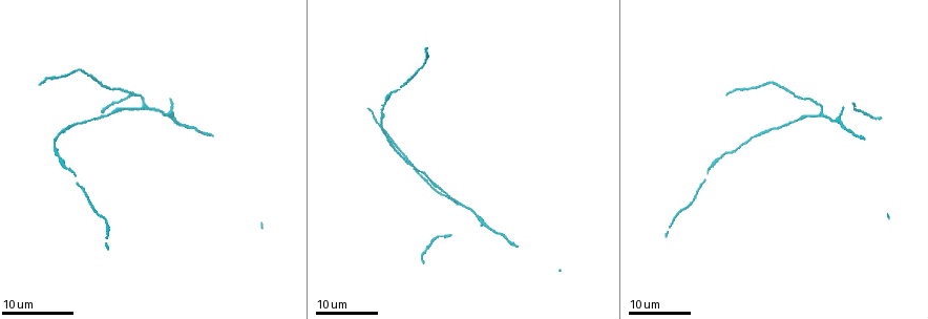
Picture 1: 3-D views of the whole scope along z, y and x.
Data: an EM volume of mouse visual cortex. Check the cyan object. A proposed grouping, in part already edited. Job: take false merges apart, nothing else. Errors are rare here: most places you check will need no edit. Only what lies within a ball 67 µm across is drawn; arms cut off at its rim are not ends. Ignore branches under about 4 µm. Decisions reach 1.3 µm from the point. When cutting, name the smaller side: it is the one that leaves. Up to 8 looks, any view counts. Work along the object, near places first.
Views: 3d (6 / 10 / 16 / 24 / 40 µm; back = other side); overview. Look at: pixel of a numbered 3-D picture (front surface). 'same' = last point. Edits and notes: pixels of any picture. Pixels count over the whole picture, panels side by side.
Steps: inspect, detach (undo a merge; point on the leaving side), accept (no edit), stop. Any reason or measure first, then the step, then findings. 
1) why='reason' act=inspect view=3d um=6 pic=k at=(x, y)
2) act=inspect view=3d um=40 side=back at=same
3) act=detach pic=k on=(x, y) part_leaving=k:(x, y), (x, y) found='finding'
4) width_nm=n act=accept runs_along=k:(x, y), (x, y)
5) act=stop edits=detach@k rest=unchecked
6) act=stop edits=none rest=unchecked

why='sudden change in width' act=inspect view=3d um=24 pic=1 at=(768, 131)

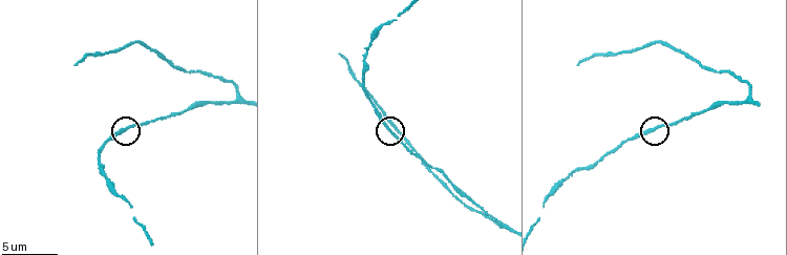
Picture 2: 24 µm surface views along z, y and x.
why='zoom in' act=inspect view=3d um=10 pic=2 at=(124, 127)

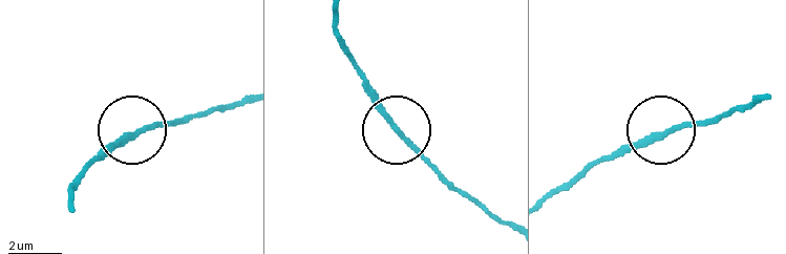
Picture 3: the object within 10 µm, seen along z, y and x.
why='from behind' act=inspect view=3d um=10 side=back pic=3 at=(400, 131)

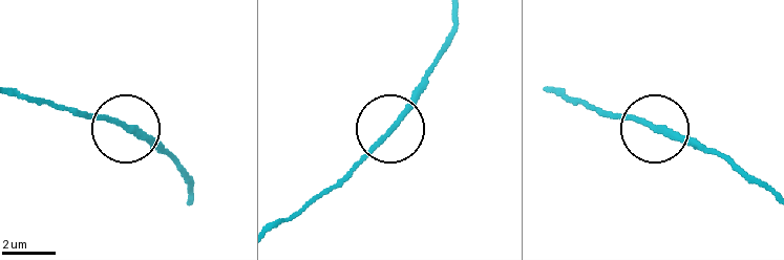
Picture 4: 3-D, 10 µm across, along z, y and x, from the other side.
act=accept runs_along=4:(14, 92), (115, 118), (161, 148) found='all the same neuron'

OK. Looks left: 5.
why='sudden change in width' act=inspect view=3d um=6 pic=2 at=(742, 103)

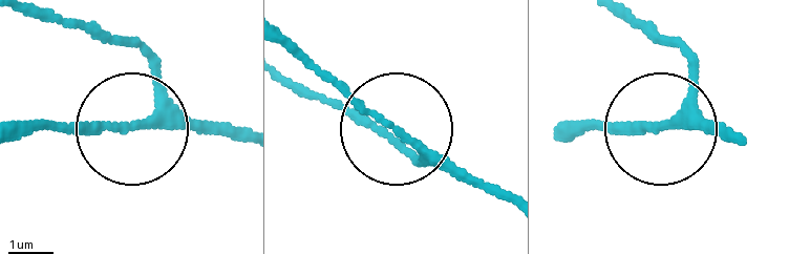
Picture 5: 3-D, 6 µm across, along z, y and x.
width_nm=150 act=accept runs_along=5:(568, 136), (598, 125), (722, 125) found='continuous, no second neuron'

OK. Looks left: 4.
why='calibre changes' act=inspect view=3d um=10 pic=2 at=(364, 78)

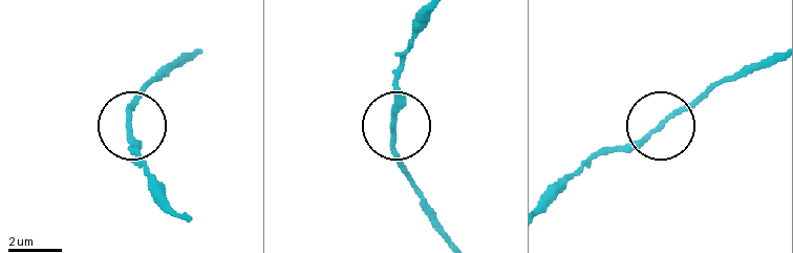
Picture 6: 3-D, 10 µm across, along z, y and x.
act=accept runs_along=6:(450, 238), (393, 144), (393, 76), (400, 58) found='all the same neuron'

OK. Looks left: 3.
why='sudden change in width' act=inspect view=3d um=6 pic=2 at=(545, 197)

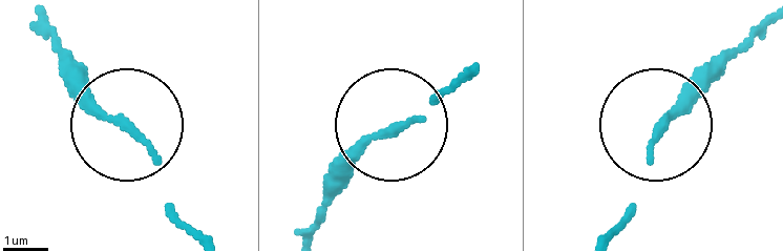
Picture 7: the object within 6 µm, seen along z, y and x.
why='from behind' act=inspect view=3d um=6 side=back pic=7 at=(385, 130)

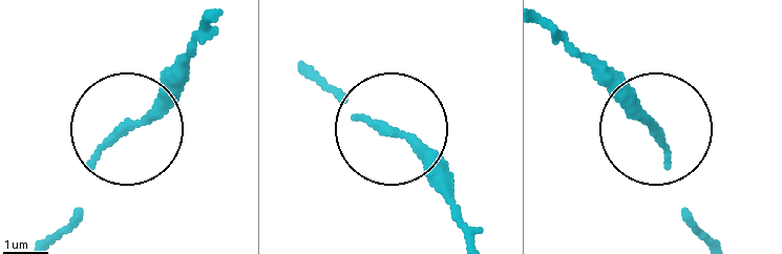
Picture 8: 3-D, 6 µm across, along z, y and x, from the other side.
act=accept found='one neuron here'

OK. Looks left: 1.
act=stop edits=none rest=unchecked

